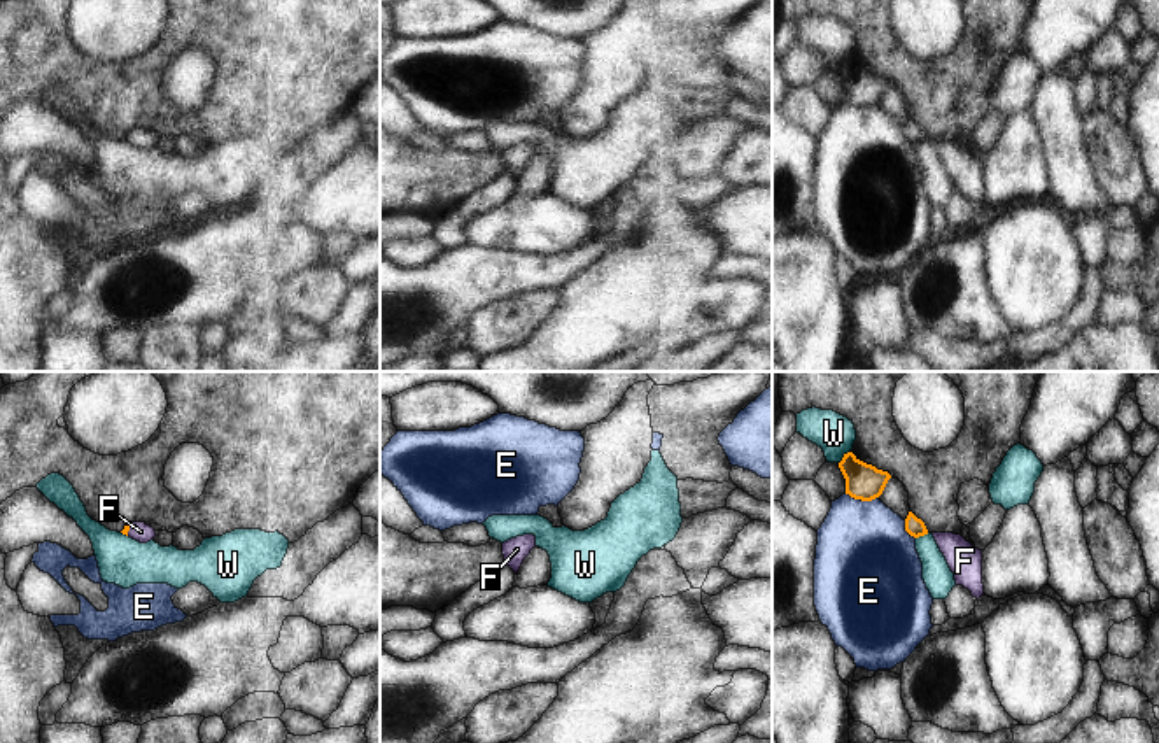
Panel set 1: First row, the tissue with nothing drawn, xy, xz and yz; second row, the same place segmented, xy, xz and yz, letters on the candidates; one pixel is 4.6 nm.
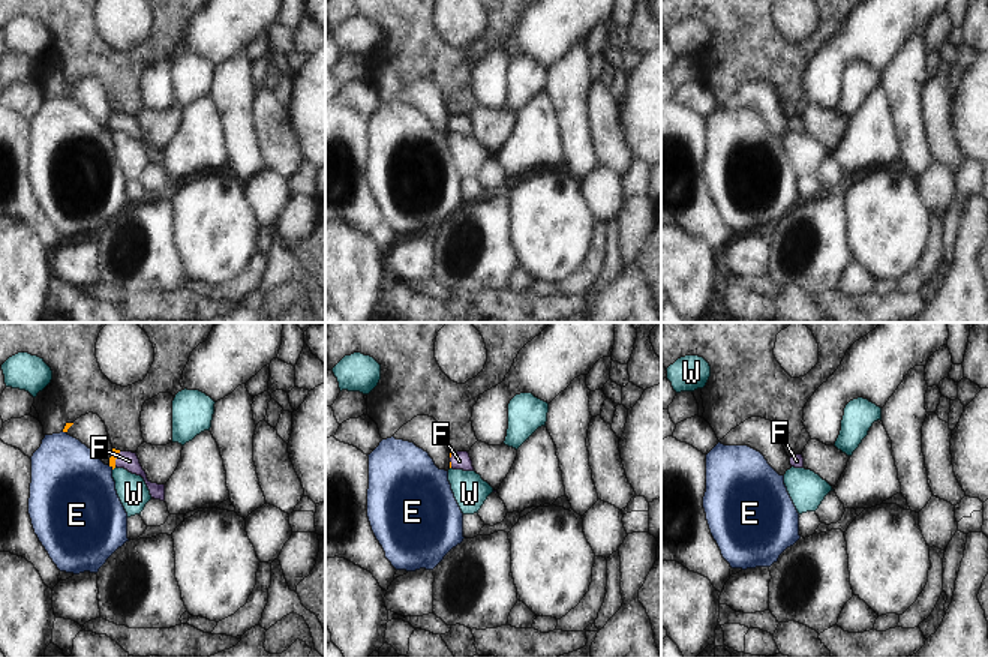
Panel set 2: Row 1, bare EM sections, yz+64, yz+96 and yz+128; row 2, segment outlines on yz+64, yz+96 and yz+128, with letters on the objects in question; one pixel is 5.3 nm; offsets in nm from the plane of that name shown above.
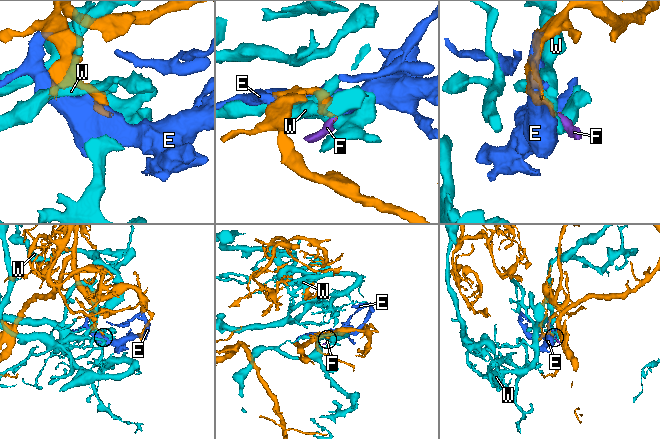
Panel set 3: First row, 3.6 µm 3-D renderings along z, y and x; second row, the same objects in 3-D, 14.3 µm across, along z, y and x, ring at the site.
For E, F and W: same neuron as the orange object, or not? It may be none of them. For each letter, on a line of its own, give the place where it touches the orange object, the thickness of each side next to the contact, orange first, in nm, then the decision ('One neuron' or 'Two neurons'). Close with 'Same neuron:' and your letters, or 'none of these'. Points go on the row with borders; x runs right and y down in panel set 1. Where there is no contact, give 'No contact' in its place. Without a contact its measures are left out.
E: Touches orange at yz (862, 500). Thickness 170 nm (orange) against 440 nm. Two neurons
F: Touches orange at xy (128, 530). Thickness 30 nm (orange) against 90 nm. One neuron
W: Touches orange at yz (842, 458). Thickness 170 nm (orange) against 180 nm. Two neurons
Same neuron: F.

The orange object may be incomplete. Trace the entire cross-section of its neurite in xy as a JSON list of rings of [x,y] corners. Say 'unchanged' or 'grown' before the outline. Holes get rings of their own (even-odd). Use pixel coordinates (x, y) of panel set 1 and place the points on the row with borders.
grown; [[[145,522],[126,524],[121,533],[140,543],[147,543],[147,541],[154,540],[154,536],[156,536],[154,527],[147,526]]]

